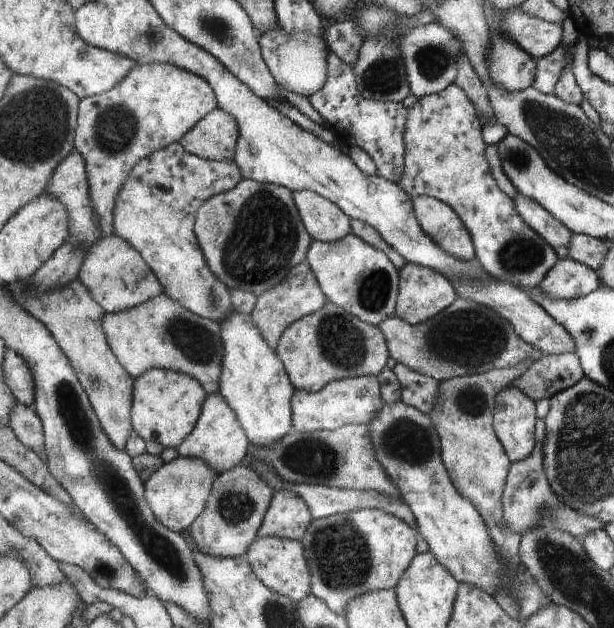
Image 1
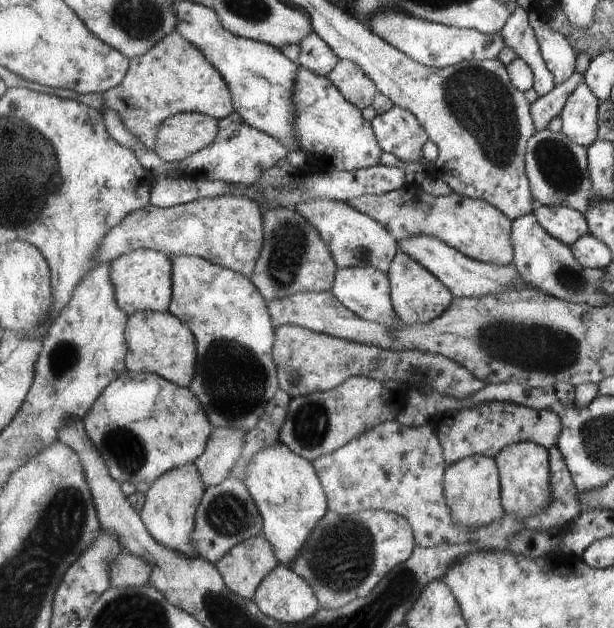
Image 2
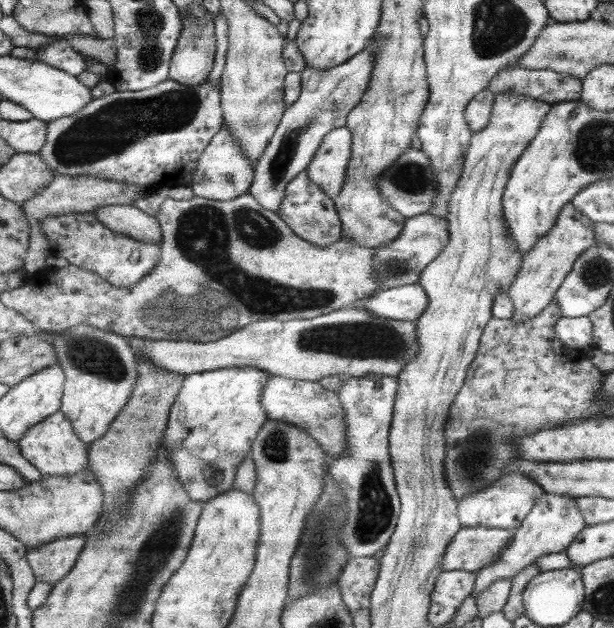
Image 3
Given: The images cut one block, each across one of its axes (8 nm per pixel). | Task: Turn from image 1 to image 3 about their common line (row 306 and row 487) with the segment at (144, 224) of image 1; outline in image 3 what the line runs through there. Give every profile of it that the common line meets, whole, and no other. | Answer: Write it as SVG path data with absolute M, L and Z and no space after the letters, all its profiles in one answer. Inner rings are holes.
M236 366L188 375L170 412L166 445L172 452L180 483L194 501L206 503L235 488L241 463L252 454L254 440L268 422L262 405L270 373L254 366Z

